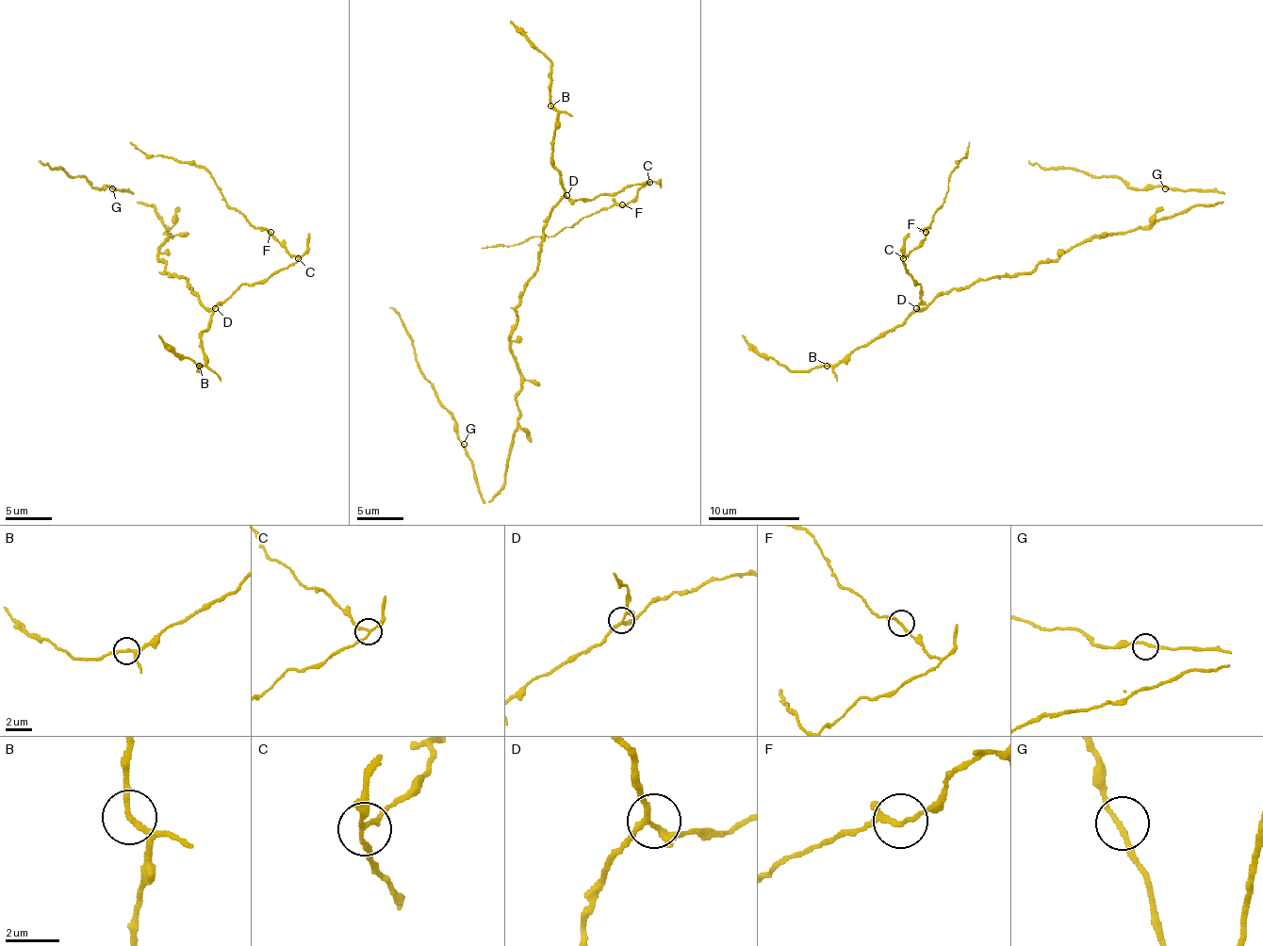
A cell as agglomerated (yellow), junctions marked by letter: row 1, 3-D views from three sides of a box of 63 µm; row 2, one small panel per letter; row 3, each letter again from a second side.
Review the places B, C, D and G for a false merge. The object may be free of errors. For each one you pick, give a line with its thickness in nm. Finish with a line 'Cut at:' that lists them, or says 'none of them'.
C: 150 nm
Cut at: C

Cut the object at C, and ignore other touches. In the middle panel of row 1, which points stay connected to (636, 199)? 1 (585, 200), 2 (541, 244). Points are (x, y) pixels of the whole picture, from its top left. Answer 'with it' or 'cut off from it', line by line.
1: cut off from it
2: cut off from it

